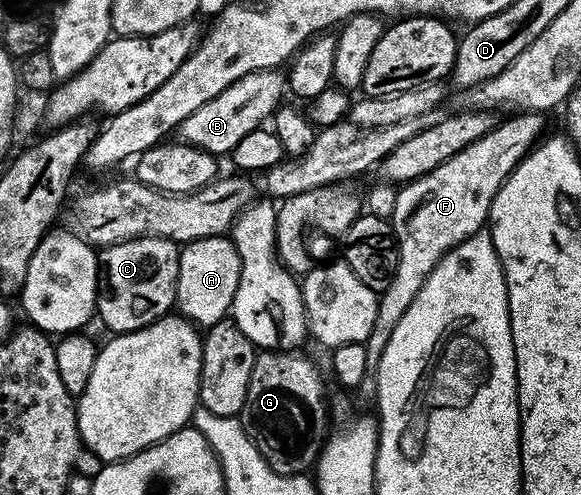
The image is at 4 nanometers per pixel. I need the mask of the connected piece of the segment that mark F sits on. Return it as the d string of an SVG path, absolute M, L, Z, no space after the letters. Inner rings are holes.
M517 111L506 117L509 117L506 121L498 120L493 129L483 135L483 139L475 139L475 143L463 147L463 151L451 155L447 163L439 163L435 171L404 182L397 189L391 224L399 247L399 267L395 271L395 279L391 279L391 287L387 287L387 291L377 298L375 327L371 327L371 335L363 342L367 351L367 375L359 390L360 396L372 398L376 394L377 368L387 347L387 339L391 339L407 307L415 303L419 287L427 283L431 271L435 271L443 255L486 228L489 208L499 187L503 187L511 171L515 171L515 167L546 132L546 114Z

